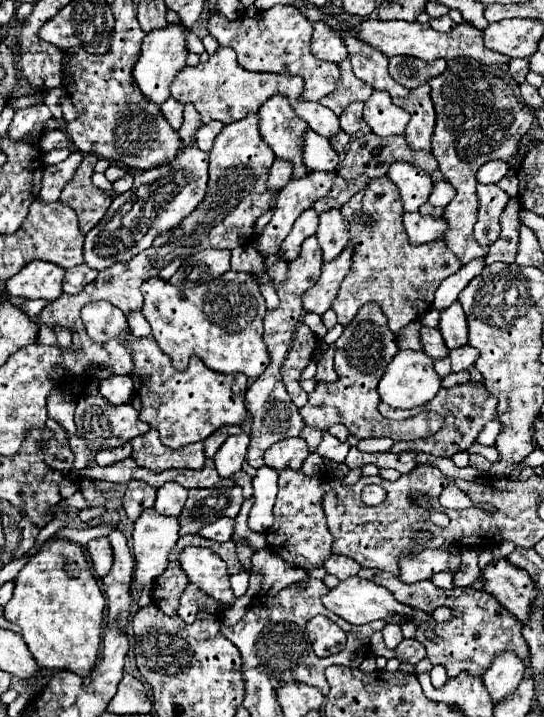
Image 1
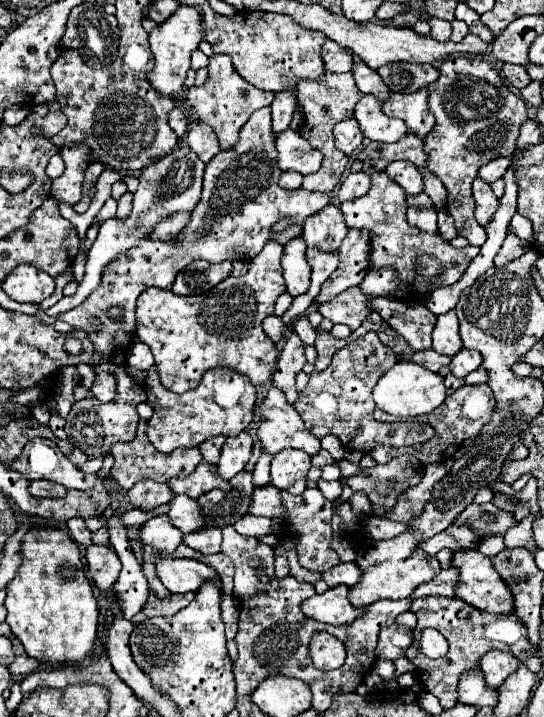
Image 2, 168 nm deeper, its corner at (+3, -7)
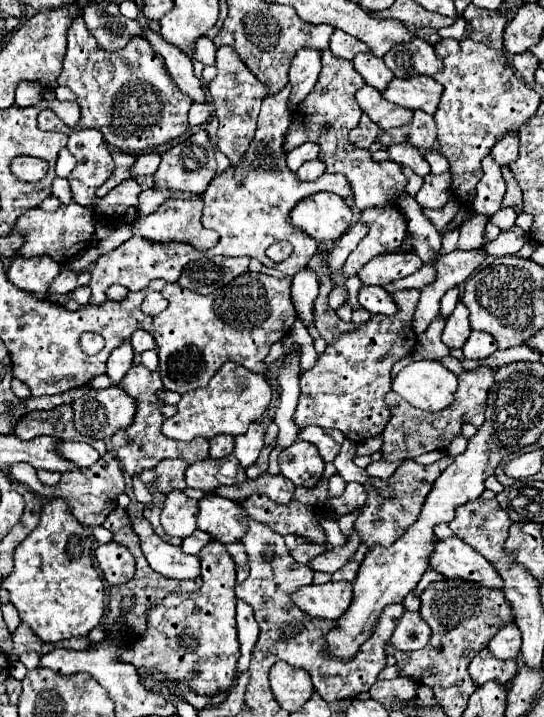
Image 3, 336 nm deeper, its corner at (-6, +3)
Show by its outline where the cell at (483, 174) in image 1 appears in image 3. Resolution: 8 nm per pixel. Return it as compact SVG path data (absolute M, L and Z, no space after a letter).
M506 134L490 152L490 156L494 158L494 162L498 166L506 166L512 164L518 158L518 138L516 134Z

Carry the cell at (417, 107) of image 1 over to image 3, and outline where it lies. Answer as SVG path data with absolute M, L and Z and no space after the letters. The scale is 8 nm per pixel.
M430 76L416 78L394 78L384 90L384 98L408 110L424 110L434 114L442 96L442 86Z

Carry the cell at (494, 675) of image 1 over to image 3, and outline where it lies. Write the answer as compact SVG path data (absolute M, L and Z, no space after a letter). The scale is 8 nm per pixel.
M514 622L506 624L490 642L488 642L488 650L492 652L492 656L496 656L498 660L516 660L520 654L520 644L522 644L522 636L520 630Z

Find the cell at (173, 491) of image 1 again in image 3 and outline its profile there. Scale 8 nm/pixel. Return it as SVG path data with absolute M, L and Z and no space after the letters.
M208 494L198 500L198 528L208 532L222 544L238 542L248 530L248 514L244 508L228 502L218 494Z

